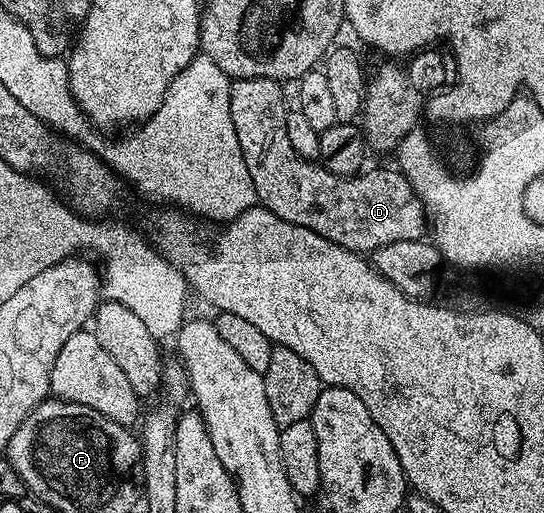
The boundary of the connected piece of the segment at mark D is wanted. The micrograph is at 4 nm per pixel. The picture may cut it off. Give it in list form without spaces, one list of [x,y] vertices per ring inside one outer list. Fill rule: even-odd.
[[[262,77],[234,80],[228,86],[229,124],[235,127],[235,135],[243,151],[243,163],[247,163],[247,171],[251,171],[251,183],[255,183],[258,202],[279,215],[279,219],[307,227],[307,231],[315,231],[315,235],[323,235],[323,239],[331,239],[331,243],[352,253],[371,255],[379,247],[387,247],[387,243],[399,243],[403,239],[422,240],[427,233],[425,204],[408,179],[401,174],[400,168],[369,167],[355,177],[340,177],[331,171],[315,167],[314,162],[300,157],[295,147],[291,147],[291,139],[287,139],[287,106],[285,93],[281,89],[284,89],[282,82]]]

